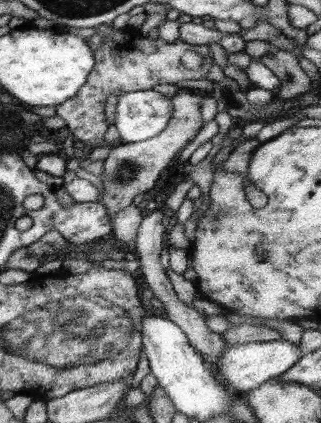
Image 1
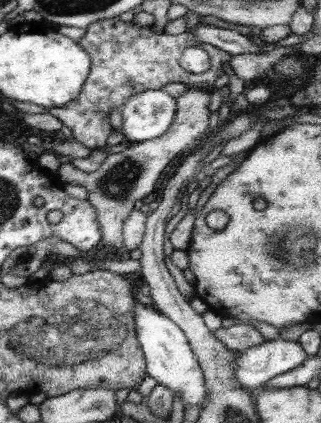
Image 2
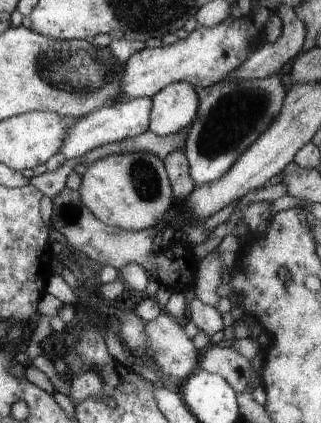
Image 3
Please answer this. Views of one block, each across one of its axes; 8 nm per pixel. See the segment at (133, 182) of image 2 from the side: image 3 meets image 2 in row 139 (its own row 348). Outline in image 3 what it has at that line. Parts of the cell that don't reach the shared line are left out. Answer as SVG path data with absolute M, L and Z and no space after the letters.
M163 310L157 320L147 322L147 334L155 350L157 366L163 374L171 374L173 378L187 380L195 374L199 352L195 350L191 336L173 320L169 312Z

